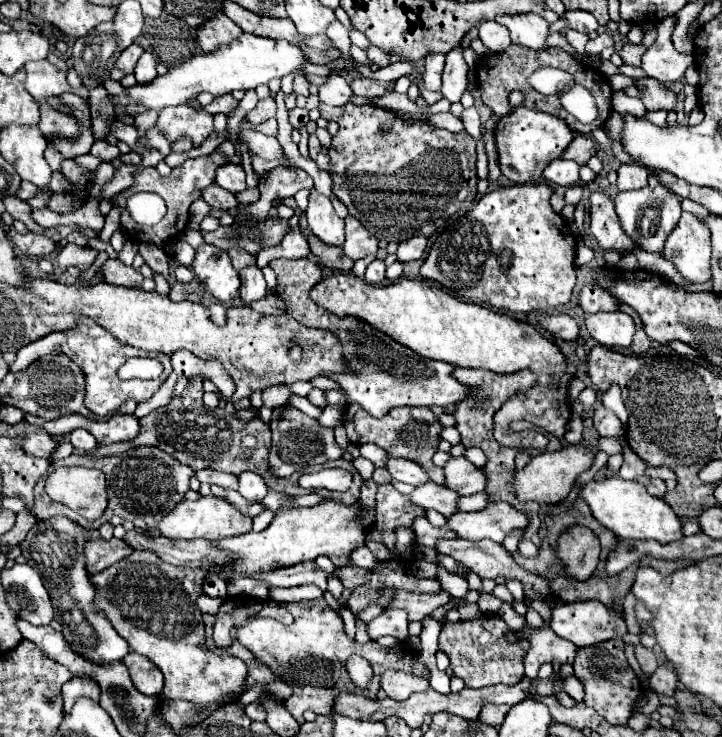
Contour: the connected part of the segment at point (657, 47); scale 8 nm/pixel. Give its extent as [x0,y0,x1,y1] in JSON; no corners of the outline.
[642,16,694,84]

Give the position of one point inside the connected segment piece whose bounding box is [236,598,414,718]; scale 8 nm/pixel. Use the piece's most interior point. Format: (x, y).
(309, 656)

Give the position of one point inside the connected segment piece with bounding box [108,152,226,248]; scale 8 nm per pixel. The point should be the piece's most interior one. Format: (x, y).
(183, 186)

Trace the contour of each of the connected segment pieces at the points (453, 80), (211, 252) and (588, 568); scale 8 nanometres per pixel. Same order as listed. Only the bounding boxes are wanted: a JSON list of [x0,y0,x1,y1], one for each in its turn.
[[442,48,466,102],[192,244,240,304],[560,526,600,580]]

